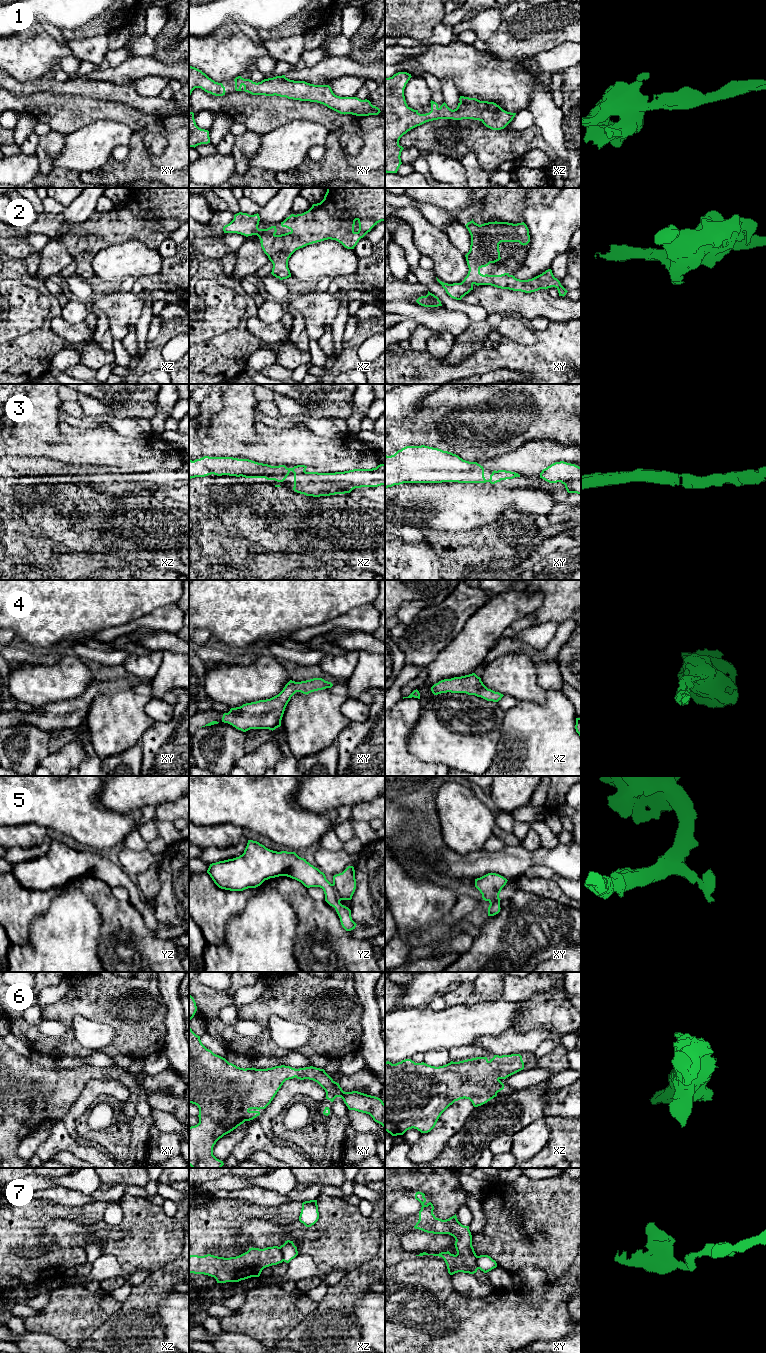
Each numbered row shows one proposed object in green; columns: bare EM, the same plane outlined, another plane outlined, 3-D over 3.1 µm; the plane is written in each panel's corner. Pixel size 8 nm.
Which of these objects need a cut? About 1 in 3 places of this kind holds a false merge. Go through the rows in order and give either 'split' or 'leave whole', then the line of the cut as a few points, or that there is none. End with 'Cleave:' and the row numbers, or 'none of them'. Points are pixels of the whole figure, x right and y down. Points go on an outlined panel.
1: leave whole; cut none
2: leave whole; cut none
3: leave whole; cut none
4: leave whole; cut none
5: leave whole; cut none
6: leave whole; cut none
7: split; cut xz (279, 1247), (283, 1260)
Cleave: 7

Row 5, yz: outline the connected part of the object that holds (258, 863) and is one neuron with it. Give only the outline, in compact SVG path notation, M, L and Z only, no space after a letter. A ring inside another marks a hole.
M248 840L244 853L239 857L210 864L207 873L214 883L221 889L243 891L256 888L265 880L279 876L287 876L301 882L305 887L320 887L325 894L325 901L335 908L342 927L346 931L355 929L356 923L352 920L351 910L340 903L341 900L351 900L356 889L355 870L348 866L342 873L333 876L331 884L323 872L311 865L306 859L299 857L295 852L273 851L257 841Z

